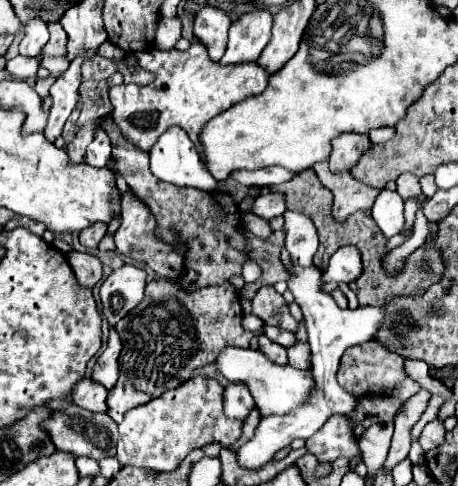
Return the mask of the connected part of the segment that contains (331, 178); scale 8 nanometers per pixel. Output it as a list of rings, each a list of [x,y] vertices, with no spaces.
[[[320,162],[312,166],[320,182],[334,194],[334,206],[332,206],[332,216],[336,220],[346,220],[350,214],[358,210],[370,210],[376,196],[378,188],[370,188],[366,184],[360,184],[360,188],[354,188],[354,178],[348,172],[332,174],[328,170],[328,162]]]

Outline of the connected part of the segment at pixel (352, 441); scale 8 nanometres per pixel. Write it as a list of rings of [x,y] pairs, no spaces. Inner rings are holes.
[[[334,414],[326,424],[308,438],[306,450],[318,458],[318,462],[332,462],[340,456],[354,460],[360,454],[358,440],[350,428],[346,416]]]

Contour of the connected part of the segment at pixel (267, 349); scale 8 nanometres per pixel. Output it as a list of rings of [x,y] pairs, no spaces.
[[[264,334],[258,338],[258,344],[260,344],[260,350],[266,354],[266,357],[272,362],[280,365],[287,365],[287,351],[286,348],[274,344],[272,340],[268,340]]]

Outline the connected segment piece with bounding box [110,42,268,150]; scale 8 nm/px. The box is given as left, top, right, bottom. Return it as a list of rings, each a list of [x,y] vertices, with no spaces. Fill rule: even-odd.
[[[192,42],[192,46],[184,52],[176,48],[168,52],[148,48],[144,52],[136,52],[134,56],[140,68],[154,74],[154,82],[148,86],[112,86],[110,102],[114,106],[112,120],[120,126],[122,134],[130,142],[144,150],[152,148],[152,144],[156,144],[156,140],[172,126],[182,128],[190,136],[190,140],[200,146],[198,134],[210,118],[250,96],[264,92],[264,88],[268,86],[268,72],[256,62],[220,66],[218,62],[212,62],[208,58],[206,48],[198,42]]]

